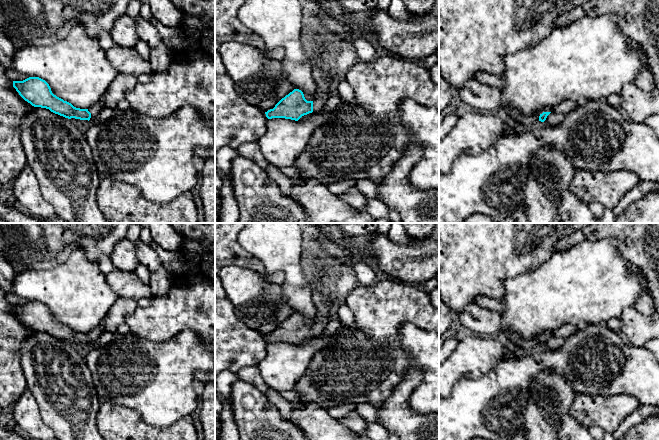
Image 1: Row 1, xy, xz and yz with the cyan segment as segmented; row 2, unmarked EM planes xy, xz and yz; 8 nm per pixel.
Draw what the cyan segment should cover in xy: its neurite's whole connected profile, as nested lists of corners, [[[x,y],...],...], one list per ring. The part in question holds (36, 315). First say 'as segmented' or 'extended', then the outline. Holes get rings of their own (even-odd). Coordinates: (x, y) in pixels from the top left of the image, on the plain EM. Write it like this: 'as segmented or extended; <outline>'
extended; [[[39,301],[13,305],[13,311],[32,330],[49,333],[51,336],[68,343],[75,342],[89,345],[104,332],[105,319],[88,333],[76,332],[71,327],[54,319],[49,308]]]

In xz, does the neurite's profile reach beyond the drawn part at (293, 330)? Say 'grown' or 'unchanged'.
grown

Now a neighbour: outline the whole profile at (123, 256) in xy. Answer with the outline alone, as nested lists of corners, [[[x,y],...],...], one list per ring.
[[[127,238],[115,245],[110,260],[120,270],[132,272],[140,264],[136,257],[135,243]]]

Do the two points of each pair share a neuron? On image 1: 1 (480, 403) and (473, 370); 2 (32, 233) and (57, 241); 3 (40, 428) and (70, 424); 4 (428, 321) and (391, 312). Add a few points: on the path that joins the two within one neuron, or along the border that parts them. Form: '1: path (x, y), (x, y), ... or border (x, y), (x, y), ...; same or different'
1: border (495, 365), (479, 377), (461, 378), (453, 387); different
2: border (42, 233), (40, 243), (44, 250), (54, 257); different
3: border (37, 406), (41, 419), (52, 429); different
4: path (419, 312), (400, 312); same

